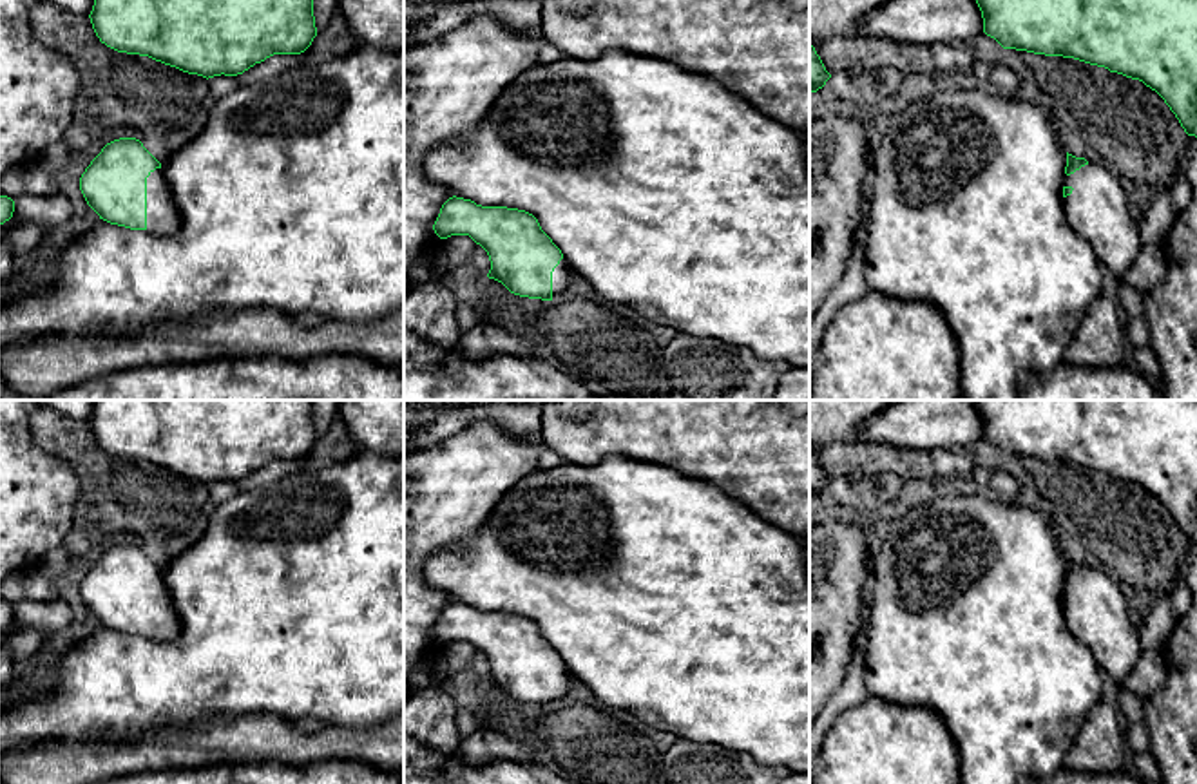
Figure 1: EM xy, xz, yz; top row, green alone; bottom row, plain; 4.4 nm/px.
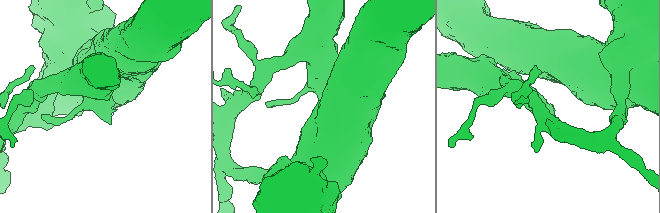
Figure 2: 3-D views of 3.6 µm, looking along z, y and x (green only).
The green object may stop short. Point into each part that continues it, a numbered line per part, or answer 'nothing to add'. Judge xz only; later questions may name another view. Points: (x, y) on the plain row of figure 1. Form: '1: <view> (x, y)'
1: xz (562, 679)

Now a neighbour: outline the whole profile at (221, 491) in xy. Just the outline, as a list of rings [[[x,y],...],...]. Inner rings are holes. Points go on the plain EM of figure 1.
[[[221,480],[221,482],[208,483],[208,498],[210,498],[214,507],[223,503],[223,502],[228,502],[237,492],[239,492],[239,489],[237,489],[235,482]]]

